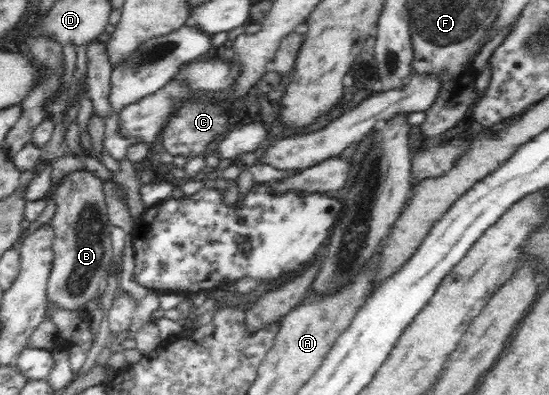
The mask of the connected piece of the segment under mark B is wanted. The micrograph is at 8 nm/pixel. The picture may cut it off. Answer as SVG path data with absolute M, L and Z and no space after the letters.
M75 171L62 182L54 197L55 215L50 221L55 232L53 261L48 278L47 298L65 309L83 307L93 300L101 287L106 270L113 257L103 182L93 173Z

